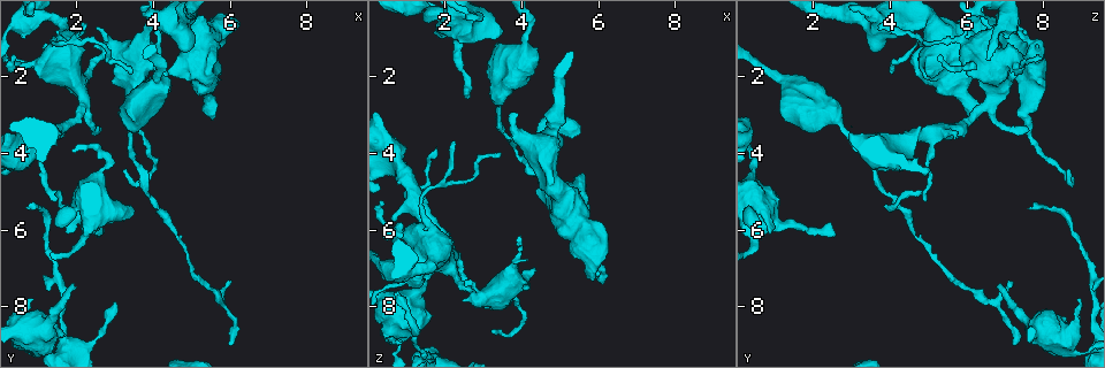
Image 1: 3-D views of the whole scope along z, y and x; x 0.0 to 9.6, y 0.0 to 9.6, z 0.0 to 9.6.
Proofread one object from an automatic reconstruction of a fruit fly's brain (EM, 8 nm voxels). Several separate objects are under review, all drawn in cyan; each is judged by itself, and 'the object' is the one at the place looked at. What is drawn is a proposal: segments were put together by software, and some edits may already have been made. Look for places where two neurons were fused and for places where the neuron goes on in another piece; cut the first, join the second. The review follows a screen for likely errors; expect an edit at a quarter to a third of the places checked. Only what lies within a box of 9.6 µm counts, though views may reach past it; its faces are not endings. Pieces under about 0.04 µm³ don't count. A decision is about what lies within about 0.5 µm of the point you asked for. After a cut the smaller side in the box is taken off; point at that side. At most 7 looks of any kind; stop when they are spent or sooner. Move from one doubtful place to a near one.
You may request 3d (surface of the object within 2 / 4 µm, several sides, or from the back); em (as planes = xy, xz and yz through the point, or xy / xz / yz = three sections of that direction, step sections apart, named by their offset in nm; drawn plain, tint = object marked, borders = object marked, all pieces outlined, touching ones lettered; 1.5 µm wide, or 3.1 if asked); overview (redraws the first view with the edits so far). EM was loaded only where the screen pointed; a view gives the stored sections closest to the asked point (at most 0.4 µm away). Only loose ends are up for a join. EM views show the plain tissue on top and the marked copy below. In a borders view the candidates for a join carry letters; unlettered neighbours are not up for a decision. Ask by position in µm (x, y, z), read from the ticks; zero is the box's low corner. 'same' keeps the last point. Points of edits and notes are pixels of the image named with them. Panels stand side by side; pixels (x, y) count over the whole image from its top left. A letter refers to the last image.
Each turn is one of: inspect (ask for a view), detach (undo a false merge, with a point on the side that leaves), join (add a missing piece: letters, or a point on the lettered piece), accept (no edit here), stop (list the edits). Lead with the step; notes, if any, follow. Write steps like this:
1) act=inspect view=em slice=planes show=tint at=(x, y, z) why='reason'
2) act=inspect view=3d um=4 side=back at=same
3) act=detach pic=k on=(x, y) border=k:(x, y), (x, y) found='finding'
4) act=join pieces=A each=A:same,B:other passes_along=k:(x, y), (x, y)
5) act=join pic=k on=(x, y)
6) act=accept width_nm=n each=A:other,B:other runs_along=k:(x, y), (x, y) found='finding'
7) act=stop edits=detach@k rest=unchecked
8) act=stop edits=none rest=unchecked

act=inspect view=3d um=2 at=(0.65, 3.60, 5.70) why='branch stops here'

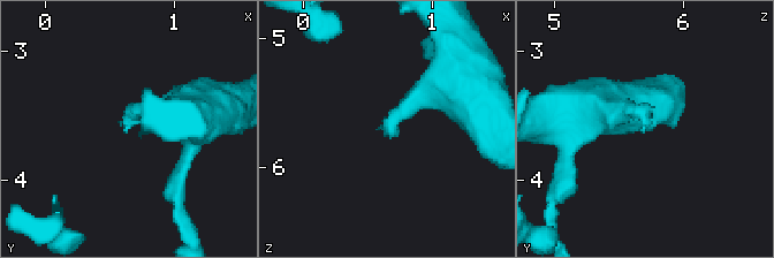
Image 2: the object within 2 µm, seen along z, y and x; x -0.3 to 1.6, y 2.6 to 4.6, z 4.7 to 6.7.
act=inspect view=em slice=planes show=borders at=(0.64, 3.64, 5.70) why='need the tissue'

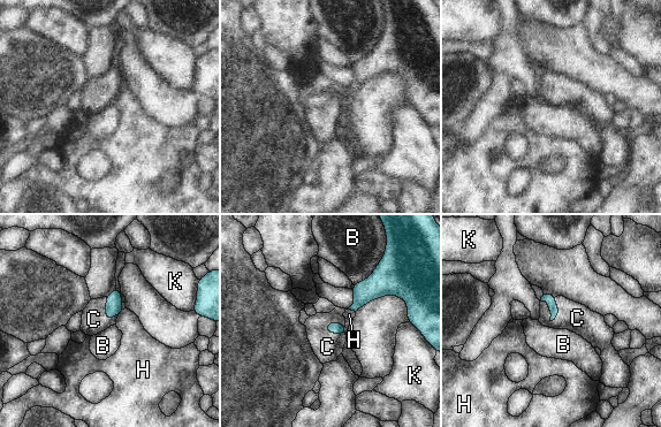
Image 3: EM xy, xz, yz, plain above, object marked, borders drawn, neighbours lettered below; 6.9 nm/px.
act=join pieces=C each=B:other,C:same,H:other,K:other passes_along=3:(554, 310), (549, 310), (577, 318) found='it goes on there'

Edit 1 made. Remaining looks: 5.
act=inspect view=em slice=planes show=borders at=(2.00, 7.40, 6.85) why='branch stops here'

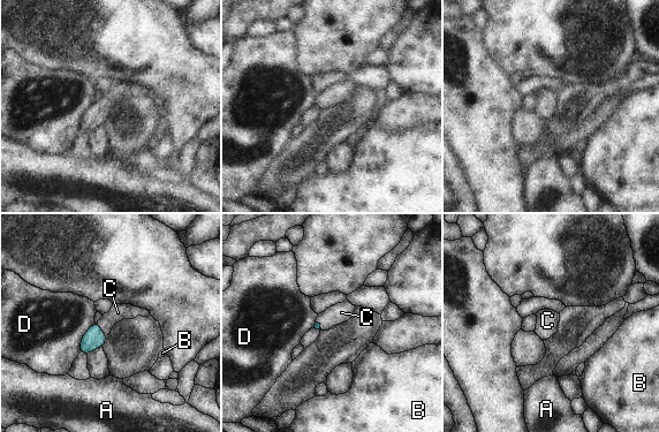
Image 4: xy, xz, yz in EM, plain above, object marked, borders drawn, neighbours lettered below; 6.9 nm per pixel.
act=join pieces=C each=A:other,B:other,C:same,D:other passes_along=4:(93, 339), (100, 331), (118, 312) found='it goes on there'

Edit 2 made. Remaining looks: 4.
act=inspect view=3d um=4 at=(6.05, 7.35, 7.15) why='thin end'

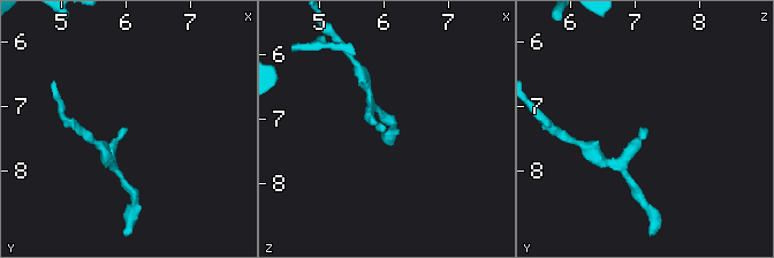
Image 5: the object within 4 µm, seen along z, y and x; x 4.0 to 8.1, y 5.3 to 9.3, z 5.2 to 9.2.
act=inspect view=em slice=planes show=borders at=(6.05, 7.30, 7.10)

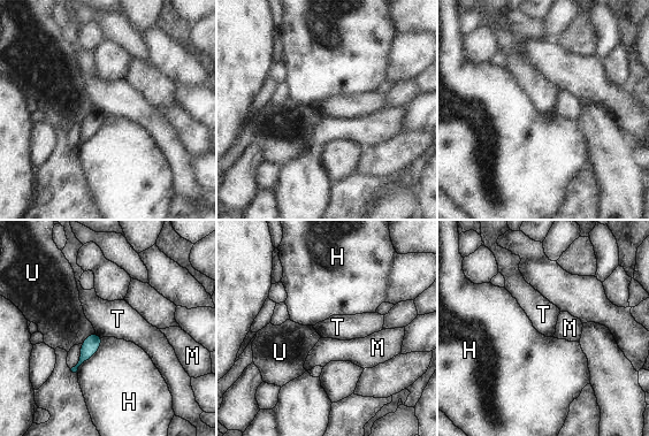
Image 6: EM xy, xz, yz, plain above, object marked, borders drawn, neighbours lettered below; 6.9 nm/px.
act=accept each=H:other,M:other,T:other,U:other found='no lettered piece goes on from it'

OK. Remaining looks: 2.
act=stop edits=join@3,join@4 rest=unchecked

